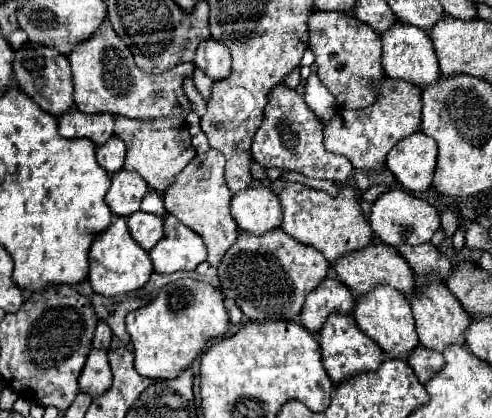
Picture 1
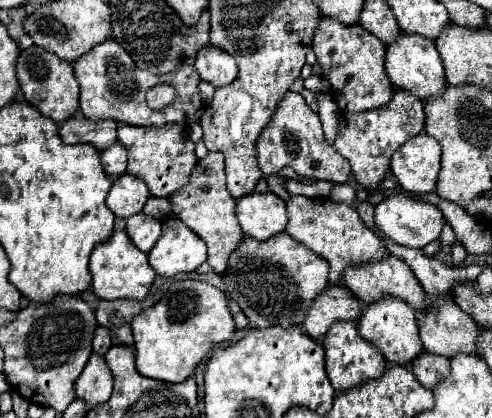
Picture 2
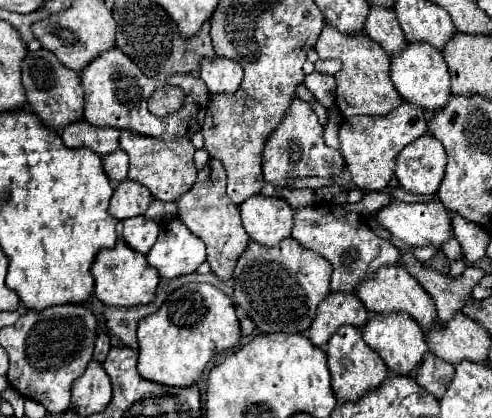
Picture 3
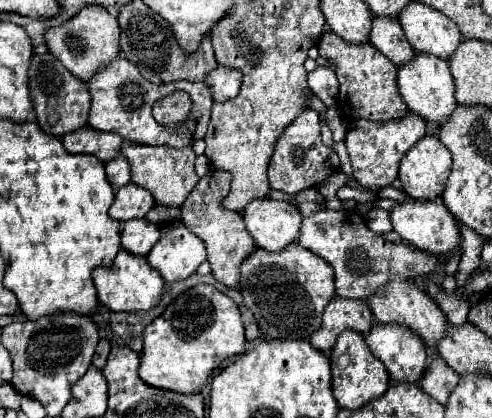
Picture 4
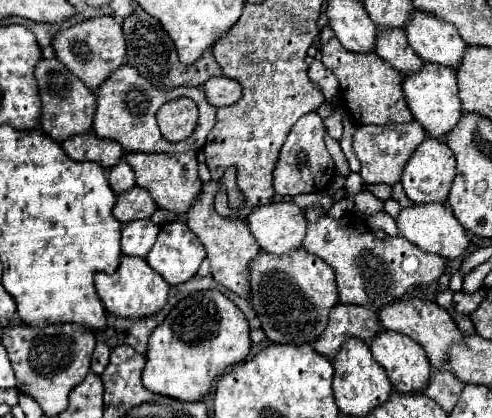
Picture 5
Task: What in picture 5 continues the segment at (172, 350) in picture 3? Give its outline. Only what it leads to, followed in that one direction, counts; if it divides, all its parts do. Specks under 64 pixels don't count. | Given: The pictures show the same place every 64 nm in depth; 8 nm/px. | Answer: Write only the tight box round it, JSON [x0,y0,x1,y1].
[142,290,250,400]

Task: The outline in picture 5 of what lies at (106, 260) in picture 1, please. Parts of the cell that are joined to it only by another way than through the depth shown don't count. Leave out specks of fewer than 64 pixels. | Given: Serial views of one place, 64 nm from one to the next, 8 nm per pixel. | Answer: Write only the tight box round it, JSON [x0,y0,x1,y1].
[94,256,170,316]

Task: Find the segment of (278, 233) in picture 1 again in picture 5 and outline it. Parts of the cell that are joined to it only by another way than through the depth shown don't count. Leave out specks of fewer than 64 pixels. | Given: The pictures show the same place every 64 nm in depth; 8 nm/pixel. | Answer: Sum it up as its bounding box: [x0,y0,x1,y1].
[250,248,338,344]

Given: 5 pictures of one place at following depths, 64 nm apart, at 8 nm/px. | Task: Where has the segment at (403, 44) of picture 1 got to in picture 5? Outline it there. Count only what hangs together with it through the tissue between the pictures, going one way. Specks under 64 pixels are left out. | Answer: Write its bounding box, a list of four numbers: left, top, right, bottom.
[402,62,462,138]

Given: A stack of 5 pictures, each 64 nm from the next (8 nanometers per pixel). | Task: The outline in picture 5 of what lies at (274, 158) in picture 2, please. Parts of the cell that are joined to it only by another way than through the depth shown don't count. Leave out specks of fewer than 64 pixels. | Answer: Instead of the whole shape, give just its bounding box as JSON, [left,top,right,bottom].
[274,112,336,196]

